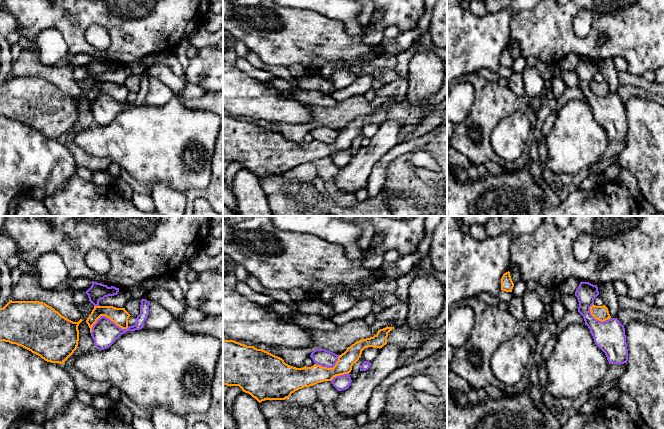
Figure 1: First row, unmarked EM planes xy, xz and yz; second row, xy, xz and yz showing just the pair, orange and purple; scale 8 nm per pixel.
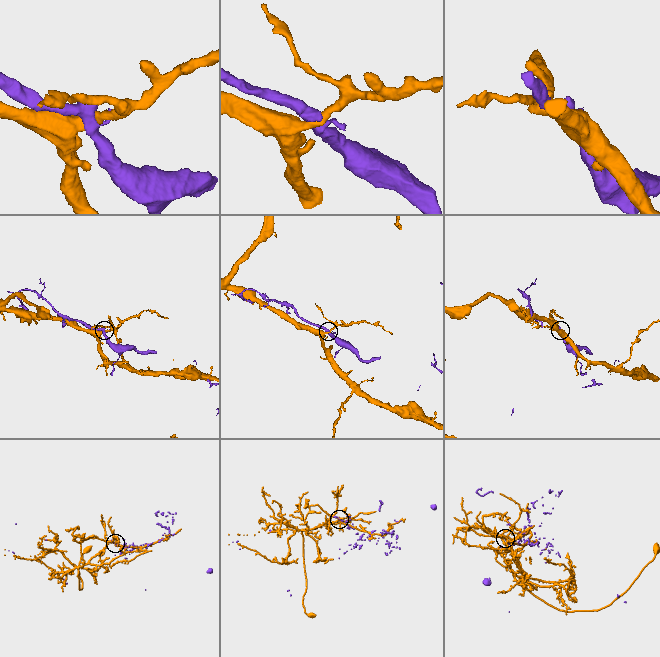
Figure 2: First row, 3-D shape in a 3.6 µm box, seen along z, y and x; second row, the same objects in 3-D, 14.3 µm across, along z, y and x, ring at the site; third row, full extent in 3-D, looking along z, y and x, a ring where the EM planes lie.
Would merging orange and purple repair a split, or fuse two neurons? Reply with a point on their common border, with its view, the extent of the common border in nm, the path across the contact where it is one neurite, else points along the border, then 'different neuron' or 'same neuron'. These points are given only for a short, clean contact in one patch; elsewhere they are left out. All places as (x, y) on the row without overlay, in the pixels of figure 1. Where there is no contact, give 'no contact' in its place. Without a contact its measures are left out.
meets orange in xy at (106, 92); contact 320 nm long; different neuron

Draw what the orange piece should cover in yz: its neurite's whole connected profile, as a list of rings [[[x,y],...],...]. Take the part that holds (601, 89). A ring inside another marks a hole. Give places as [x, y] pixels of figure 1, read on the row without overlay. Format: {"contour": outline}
{"contour": [[[593,80],[590,83],[590,88],[591,88],[591,91],[595,95],[597,95],[597,96],[599,96],[601,98],[604,98],[604,97],[611,94],[610,90],[609,90],[609,87],[608,87],[608,84],[605,81],[596,82],[596,81]]]}

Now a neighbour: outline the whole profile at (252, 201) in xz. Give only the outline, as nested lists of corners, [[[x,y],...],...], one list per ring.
[[[242,168],[236,173],[232,192],[238,201],[240,216],[273,216],[260,179],[250,170]]]

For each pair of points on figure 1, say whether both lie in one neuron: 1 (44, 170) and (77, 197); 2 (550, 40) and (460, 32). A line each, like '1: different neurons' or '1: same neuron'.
1: different neurons
2: different neurons

